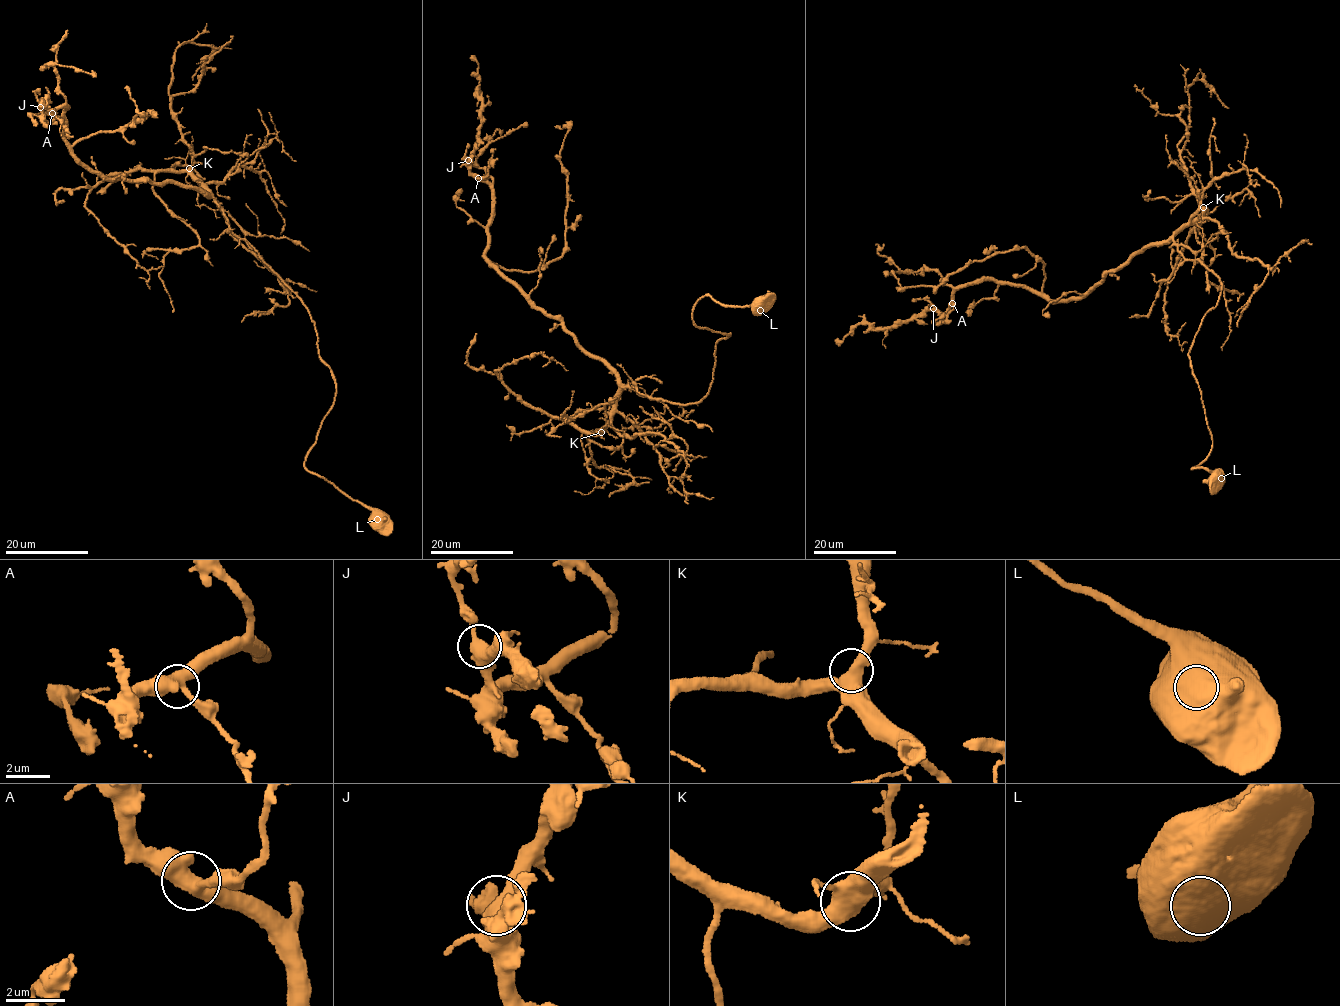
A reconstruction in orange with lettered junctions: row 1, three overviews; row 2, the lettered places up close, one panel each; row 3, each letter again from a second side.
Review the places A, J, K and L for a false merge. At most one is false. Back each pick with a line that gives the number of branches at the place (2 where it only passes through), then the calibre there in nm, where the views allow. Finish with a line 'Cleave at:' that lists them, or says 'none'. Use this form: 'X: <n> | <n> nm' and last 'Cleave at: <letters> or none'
Cleave at: none

